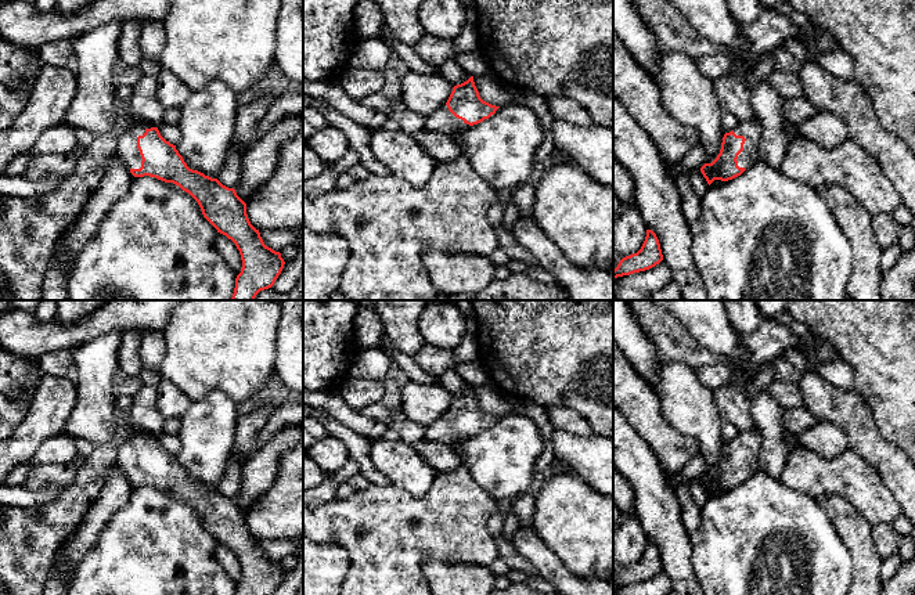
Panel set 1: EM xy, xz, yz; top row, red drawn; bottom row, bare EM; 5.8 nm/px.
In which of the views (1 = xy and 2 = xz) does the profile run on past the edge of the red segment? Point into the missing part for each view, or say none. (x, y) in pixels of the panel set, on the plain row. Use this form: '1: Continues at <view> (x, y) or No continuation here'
1: Continues at xy (126, 460)
2: Continues at xz (442, 431)

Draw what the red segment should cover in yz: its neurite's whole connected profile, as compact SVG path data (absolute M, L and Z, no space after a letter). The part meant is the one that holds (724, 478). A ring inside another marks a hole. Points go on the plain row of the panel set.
M753 429L739 432L732 441L725 443L717 468L700 477L707 494L732 490L750 477L759 469L761 441L760 432Z

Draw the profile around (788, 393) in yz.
M774 381L770 393L783 410L803 407L803 396L797 383Z

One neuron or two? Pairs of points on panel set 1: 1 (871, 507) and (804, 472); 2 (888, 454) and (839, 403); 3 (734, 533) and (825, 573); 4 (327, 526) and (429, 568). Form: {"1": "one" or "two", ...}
{"1": "one", "2": "one", "3": "one", "4": "two"}

